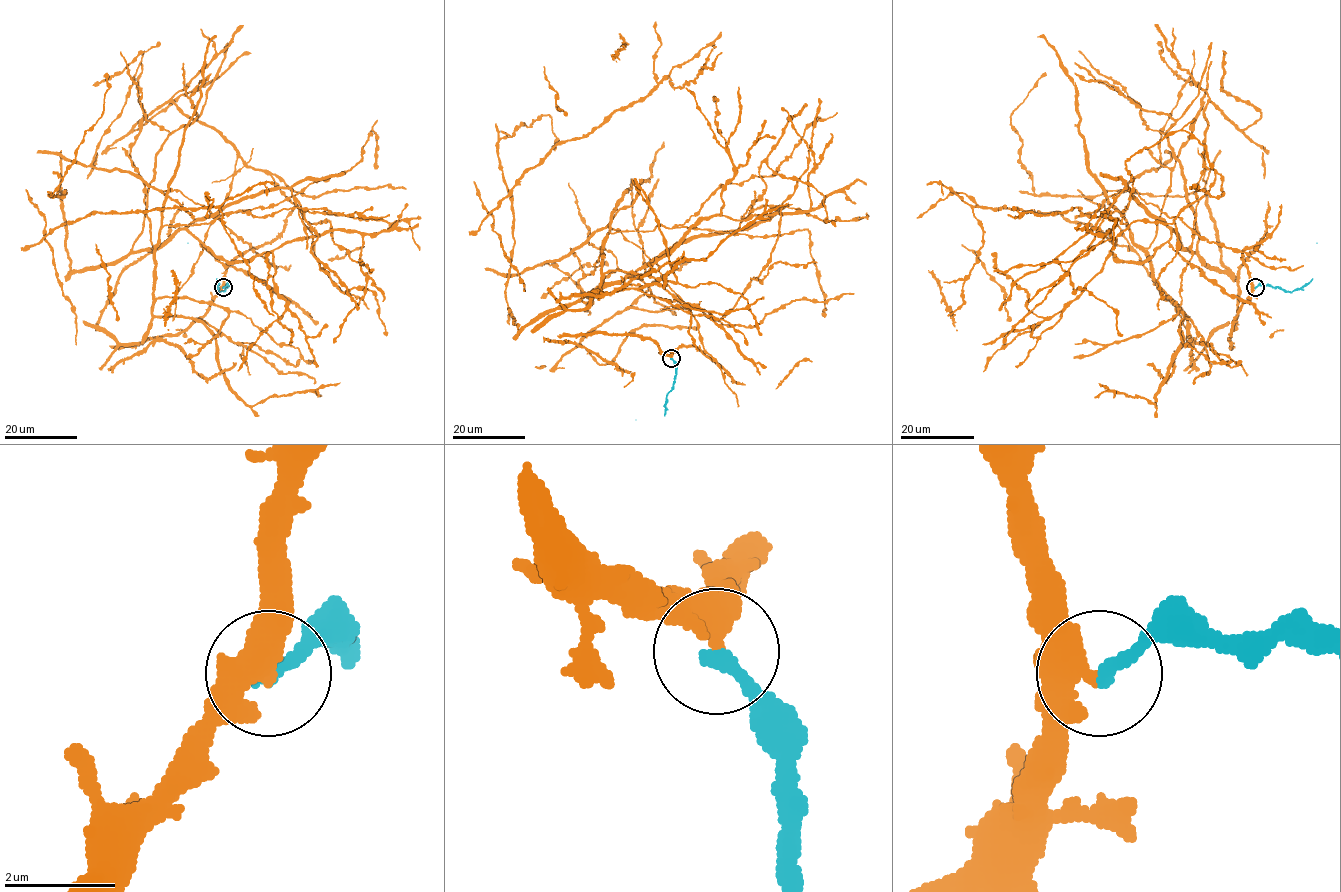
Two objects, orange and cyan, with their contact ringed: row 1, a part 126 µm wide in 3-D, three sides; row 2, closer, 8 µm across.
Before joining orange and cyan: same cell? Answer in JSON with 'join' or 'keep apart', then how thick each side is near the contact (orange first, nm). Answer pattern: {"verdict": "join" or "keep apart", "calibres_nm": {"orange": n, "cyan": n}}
{"verdict": "keep apart", "calibres_nm": {"orange": 340, "cyan": 280}}

